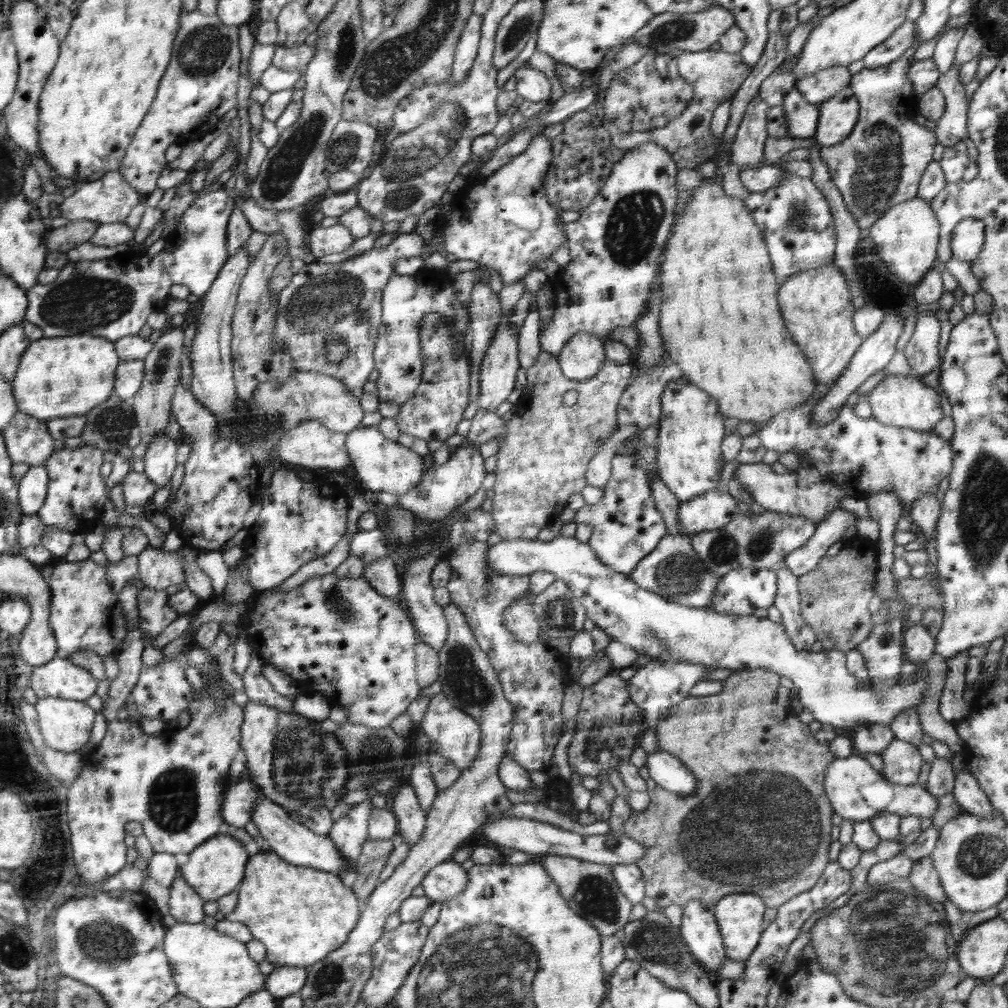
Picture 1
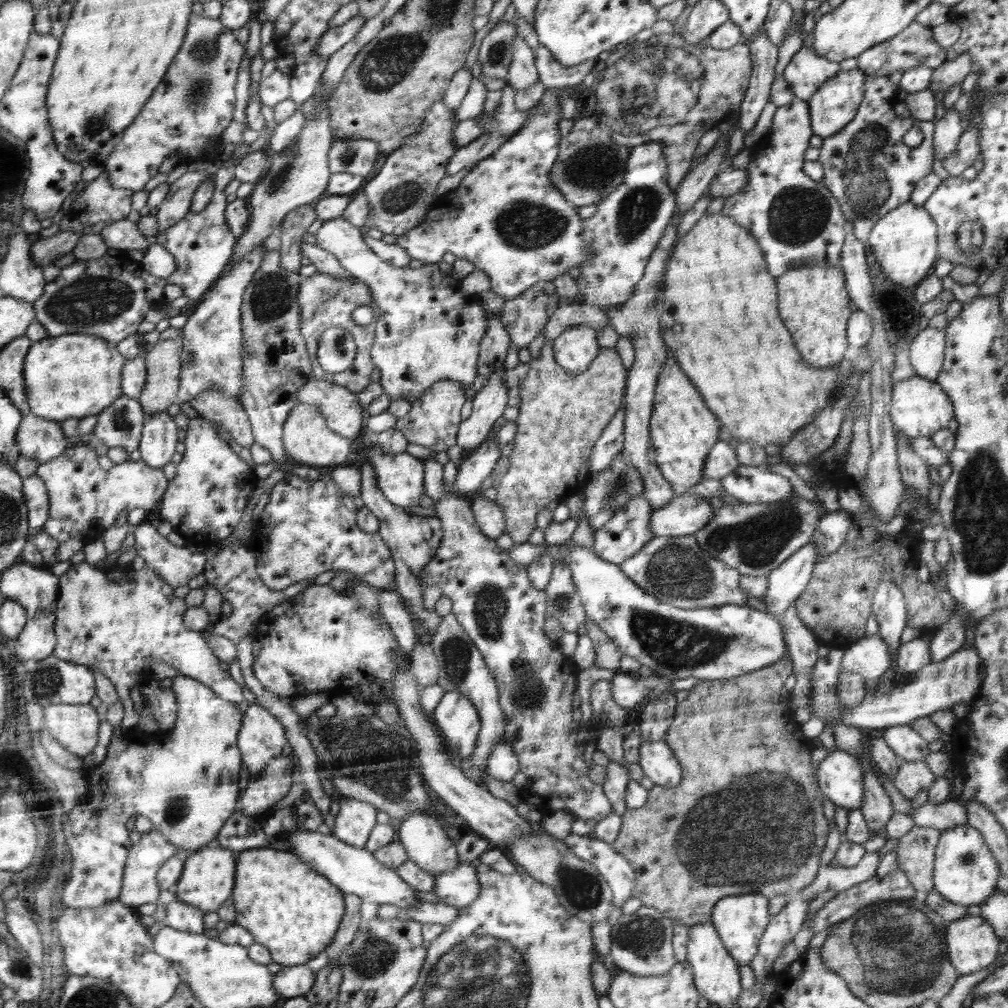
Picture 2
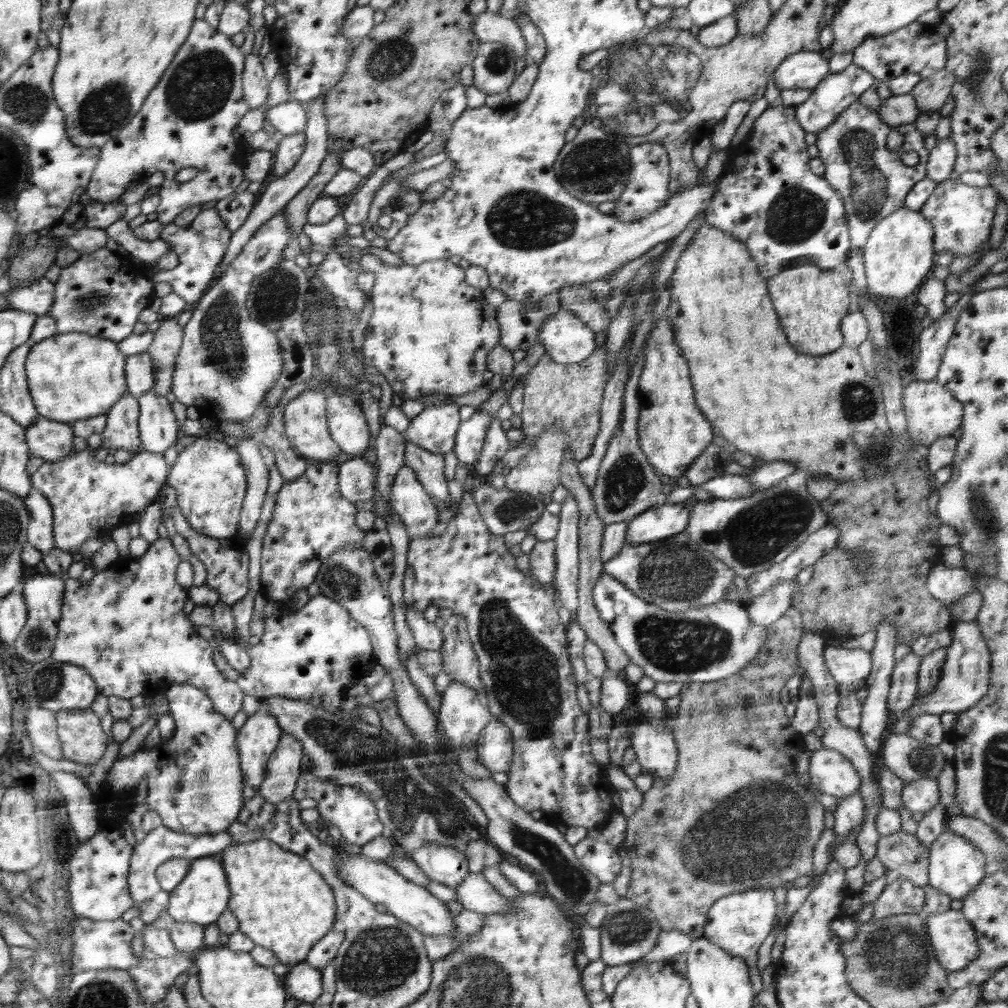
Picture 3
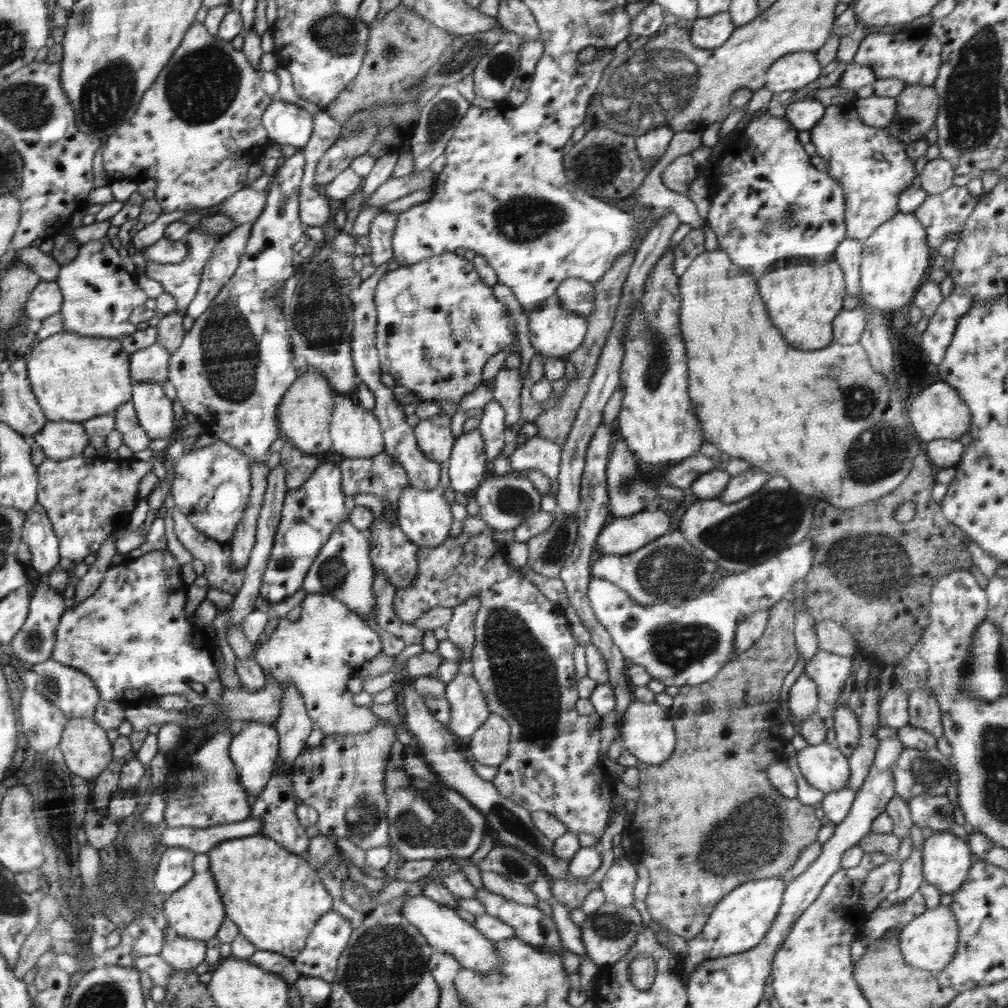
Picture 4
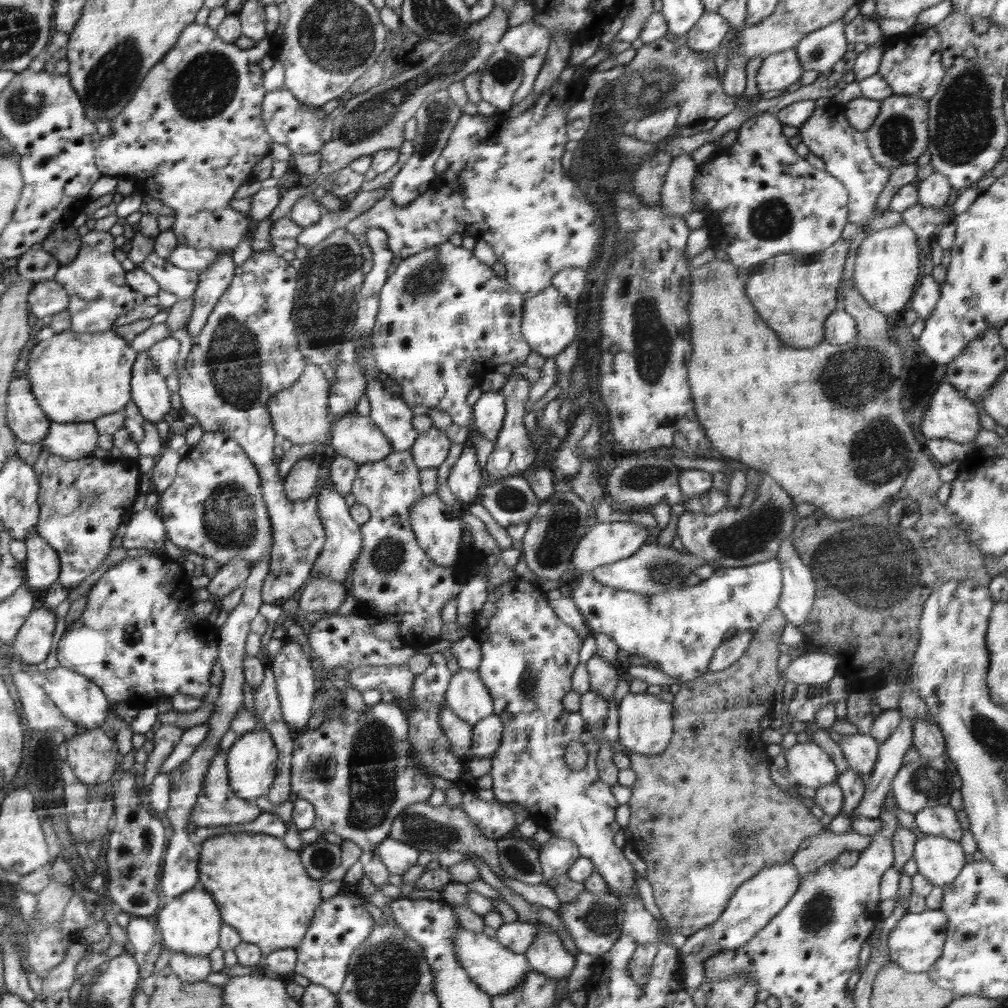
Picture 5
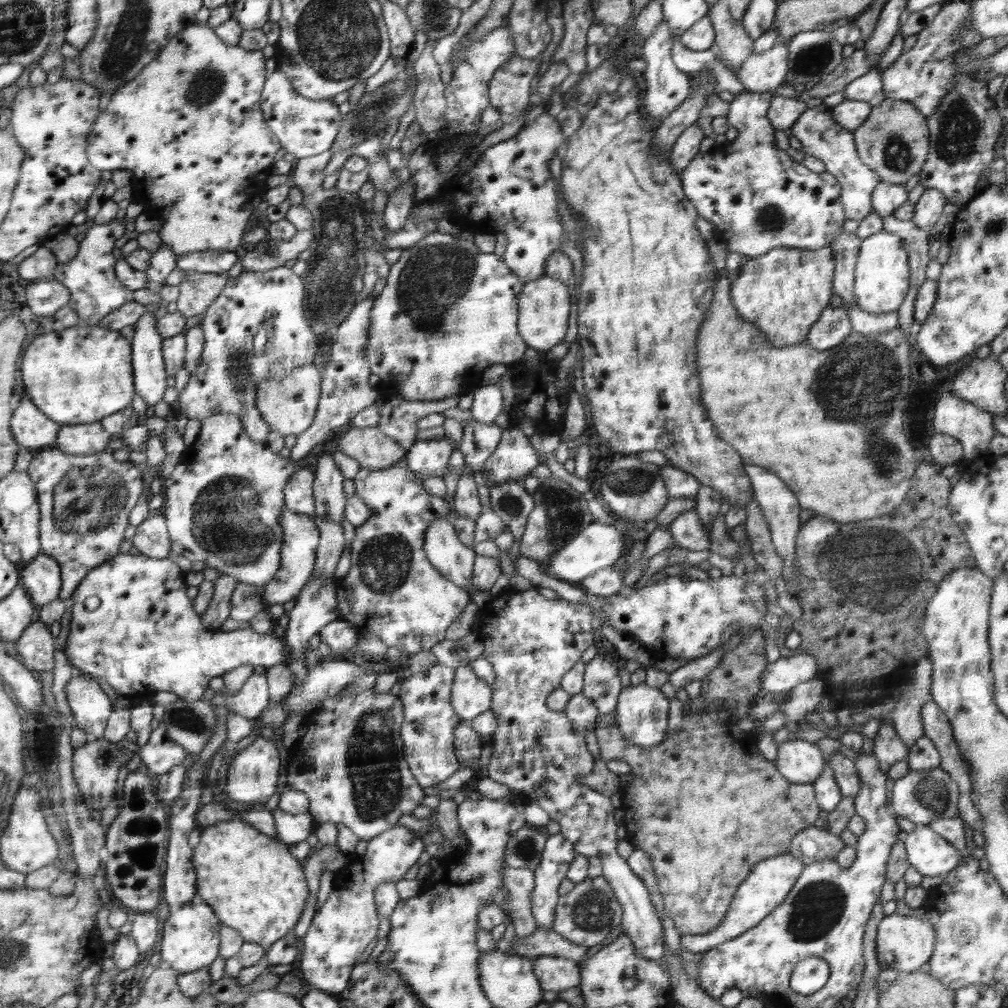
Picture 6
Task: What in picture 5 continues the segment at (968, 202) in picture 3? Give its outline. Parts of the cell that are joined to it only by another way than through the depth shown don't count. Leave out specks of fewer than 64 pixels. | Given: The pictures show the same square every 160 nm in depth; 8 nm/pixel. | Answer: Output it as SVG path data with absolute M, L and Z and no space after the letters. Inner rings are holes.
M955 196L940 208L916 203L899 214L904 219L904 223L916 233L917 245L924 253L930 249L930 244L937 240L940 228L953 222L956 216L952 208L954 199Z

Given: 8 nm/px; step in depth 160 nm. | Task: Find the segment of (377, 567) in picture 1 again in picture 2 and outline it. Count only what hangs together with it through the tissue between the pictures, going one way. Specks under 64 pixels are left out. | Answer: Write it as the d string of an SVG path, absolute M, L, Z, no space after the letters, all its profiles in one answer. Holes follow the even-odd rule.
M374 588L374 590L379 596L379 607L383 620L394 631L399 648L410 658L418 640L411 616L404 607L402 596L397 590L391 590L391 588Z

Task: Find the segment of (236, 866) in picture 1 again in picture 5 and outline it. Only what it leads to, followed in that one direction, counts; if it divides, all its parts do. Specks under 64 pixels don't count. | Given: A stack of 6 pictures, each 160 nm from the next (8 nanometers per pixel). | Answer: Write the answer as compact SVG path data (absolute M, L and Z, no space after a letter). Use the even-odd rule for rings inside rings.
M192 888L184 894L167 902L158 911L158 923L164 951L184 953L186 955L210 955L219 947L219 934L222 932L223 916L210 891Z

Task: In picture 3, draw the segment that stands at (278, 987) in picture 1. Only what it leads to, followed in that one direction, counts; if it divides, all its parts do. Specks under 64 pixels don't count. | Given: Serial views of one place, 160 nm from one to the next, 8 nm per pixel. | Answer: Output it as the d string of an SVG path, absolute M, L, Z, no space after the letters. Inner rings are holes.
M307 962L290 967L284 978L288 994L300 1003L312 1003L323 994L322 972Z

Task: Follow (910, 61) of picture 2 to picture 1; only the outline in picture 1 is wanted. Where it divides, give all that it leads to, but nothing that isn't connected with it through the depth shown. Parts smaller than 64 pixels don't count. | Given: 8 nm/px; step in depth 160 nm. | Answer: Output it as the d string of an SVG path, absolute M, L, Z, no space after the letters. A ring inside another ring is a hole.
M906 19L884 43L876 46L862 58L866 69L878 68L890 65L894 60L904 55L908 47L912 47L915 41L915 21Z

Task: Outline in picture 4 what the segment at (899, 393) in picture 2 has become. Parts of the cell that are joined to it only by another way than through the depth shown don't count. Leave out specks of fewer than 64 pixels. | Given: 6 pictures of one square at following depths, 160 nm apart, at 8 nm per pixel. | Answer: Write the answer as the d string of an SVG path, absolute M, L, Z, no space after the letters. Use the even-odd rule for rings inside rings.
M944 381L930 384L924 392L914 396L908 410L909 422L923 444L936 439L958 440L970 429L971 414L968 406L960 399L958 391Z

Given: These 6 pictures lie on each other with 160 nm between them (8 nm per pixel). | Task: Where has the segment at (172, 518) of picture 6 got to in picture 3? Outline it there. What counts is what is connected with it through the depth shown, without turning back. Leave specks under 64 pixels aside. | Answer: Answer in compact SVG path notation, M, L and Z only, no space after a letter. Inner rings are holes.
M197 433L188 447L179 448L179 456L172 464L168 484L176 490L177 505L188 524L210 538L224 539L232 536L238 526L242 500L246 498L246 468L242 456L232 443L224 444L210 434Z

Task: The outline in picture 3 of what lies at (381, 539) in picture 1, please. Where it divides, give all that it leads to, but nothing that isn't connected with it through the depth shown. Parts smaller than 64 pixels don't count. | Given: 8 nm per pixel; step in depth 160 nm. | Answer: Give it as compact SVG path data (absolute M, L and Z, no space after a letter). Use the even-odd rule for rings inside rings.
M318 462L303 477L287 482L278 494L273 519L264 536L260 592L268 600L292 598L316 578L323 560L340 548L364 548L365 531L356 526L358 506L339 491L339 464ZM405 604L406 620L414 636L417 651L439 650L443 643L443 632L434 624L424 619L422 612L418 612Z

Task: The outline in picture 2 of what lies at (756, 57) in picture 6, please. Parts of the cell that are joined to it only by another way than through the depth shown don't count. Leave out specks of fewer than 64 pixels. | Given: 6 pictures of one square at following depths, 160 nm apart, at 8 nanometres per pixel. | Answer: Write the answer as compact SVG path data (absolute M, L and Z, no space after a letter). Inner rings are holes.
M809 43L792 58L784 70L785 81L796 97L807 101L820 86L841 71L839 62L815 54Z

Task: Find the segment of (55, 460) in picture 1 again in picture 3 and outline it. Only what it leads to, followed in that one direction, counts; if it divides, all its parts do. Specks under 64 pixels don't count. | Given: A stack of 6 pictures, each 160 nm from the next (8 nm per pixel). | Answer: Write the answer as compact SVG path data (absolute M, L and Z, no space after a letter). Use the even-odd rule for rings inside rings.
M84 449L68 454L60 461L45 461L44 465L30 476L30 479L31 486L39 490L51 504L54 547L74 555L84 542L92 538L104 539L104 536L109 536L108 532L112 532L120 526L130 525L131 522L128 518L134 512L152 505L152 502L158 498L162 480L166 480L166 476L171 475L171 470L172 468L164 462L162 454L144 451L134 455L129 462L124 464L105 464L105 462L96 462L94 456Z

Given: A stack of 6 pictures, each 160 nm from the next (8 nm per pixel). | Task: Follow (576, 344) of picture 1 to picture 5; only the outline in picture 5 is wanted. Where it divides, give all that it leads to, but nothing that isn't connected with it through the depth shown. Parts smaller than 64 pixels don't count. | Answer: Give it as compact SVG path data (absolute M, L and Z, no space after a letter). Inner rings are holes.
M554 284L526 300L523 306L521 333L530 348L542 356L555 357L576 336L576 310Z

